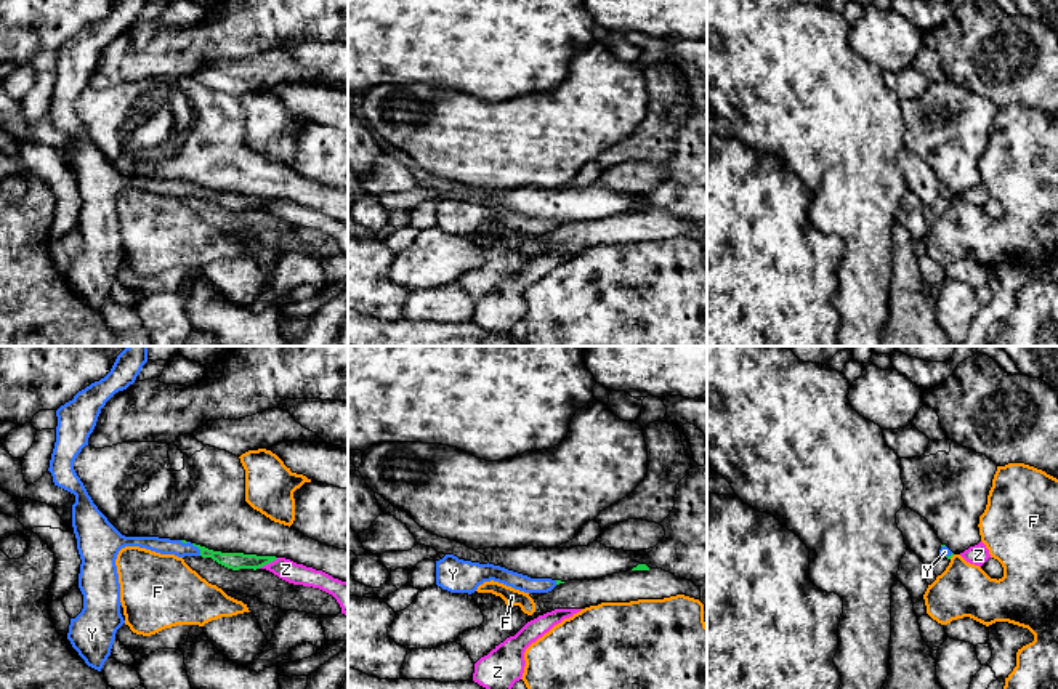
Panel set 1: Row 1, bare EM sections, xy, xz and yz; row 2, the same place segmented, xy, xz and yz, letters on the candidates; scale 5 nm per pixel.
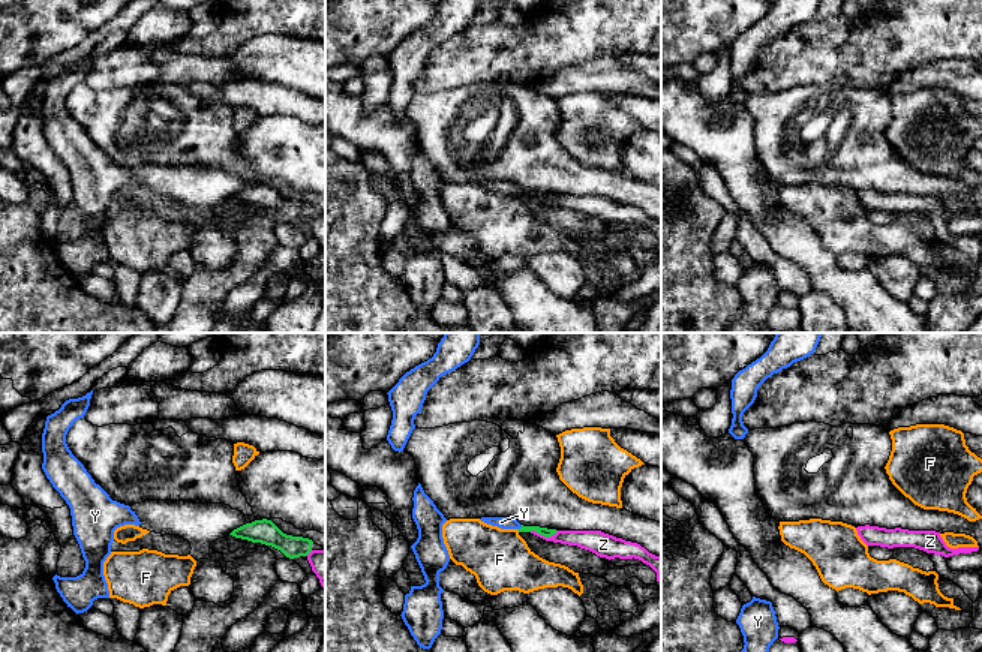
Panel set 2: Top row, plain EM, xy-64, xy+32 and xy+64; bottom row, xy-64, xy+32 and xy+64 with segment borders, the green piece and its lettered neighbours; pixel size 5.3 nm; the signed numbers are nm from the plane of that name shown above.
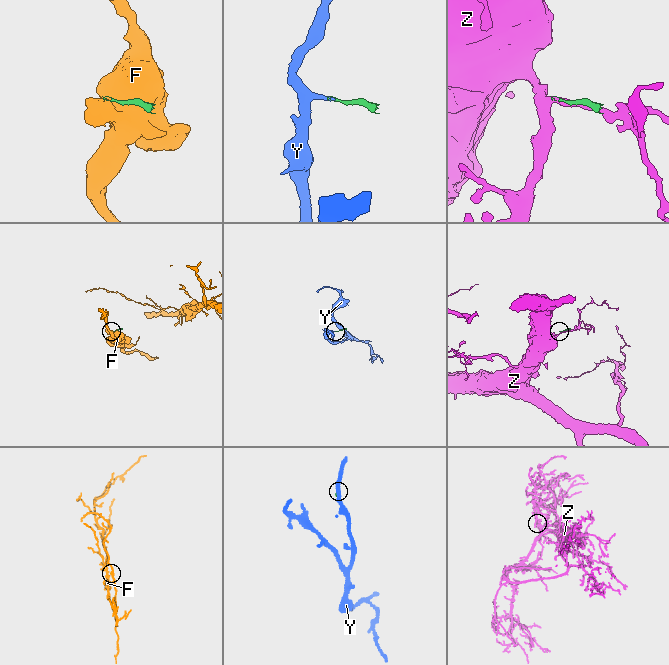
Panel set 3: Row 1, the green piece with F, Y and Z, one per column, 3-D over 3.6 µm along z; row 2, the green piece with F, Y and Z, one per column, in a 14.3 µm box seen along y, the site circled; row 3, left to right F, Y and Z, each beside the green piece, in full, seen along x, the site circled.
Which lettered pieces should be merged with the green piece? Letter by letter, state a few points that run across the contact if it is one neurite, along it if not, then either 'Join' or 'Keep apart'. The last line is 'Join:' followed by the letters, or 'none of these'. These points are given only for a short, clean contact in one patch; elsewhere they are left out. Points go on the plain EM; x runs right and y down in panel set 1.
F: Line: yz (954, 196), (949, 199). Keep apart
Y: Line: xy (234, 202), (205, 194), (197, 188), (164, 188), (154, 185). Join
Z: Keep apart
Join: Y

